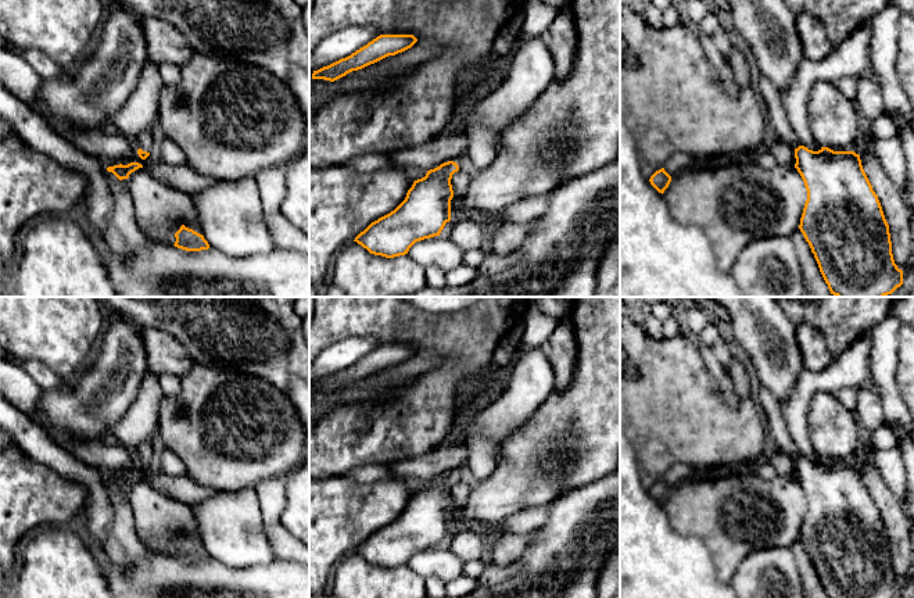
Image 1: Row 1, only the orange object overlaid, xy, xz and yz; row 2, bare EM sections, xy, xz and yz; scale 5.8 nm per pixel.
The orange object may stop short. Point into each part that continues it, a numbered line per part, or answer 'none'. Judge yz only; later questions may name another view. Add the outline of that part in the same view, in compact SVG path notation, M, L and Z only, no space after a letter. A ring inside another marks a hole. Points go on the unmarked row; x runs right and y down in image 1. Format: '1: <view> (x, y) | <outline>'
1: yz (775, 426) | M760 386L756 401L766 413L767 433L775 440L781 451L786 452L793 461L797 459L800 452L788 433L779 401L764 386Z

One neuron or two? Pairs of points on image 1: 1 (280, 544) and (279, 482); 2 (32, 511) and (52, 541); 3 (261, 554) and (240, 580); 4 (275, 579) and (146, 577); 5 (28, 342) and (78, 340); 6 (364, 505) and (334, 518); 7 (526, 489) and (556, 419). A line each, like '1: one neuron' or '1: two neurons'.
1: one neuron
2: two neurons
3: two neurons
4: one neuron
5: one neuron
6: one neuron
7: one neuron

